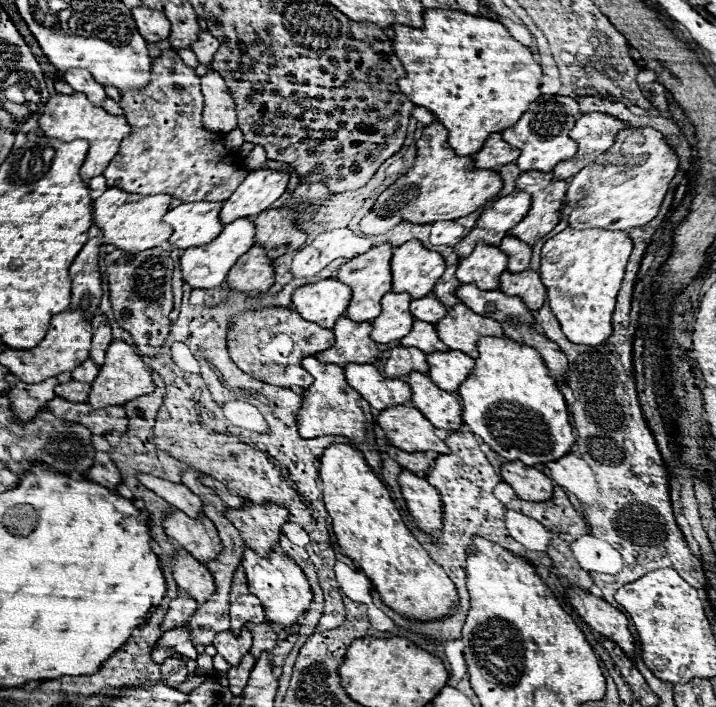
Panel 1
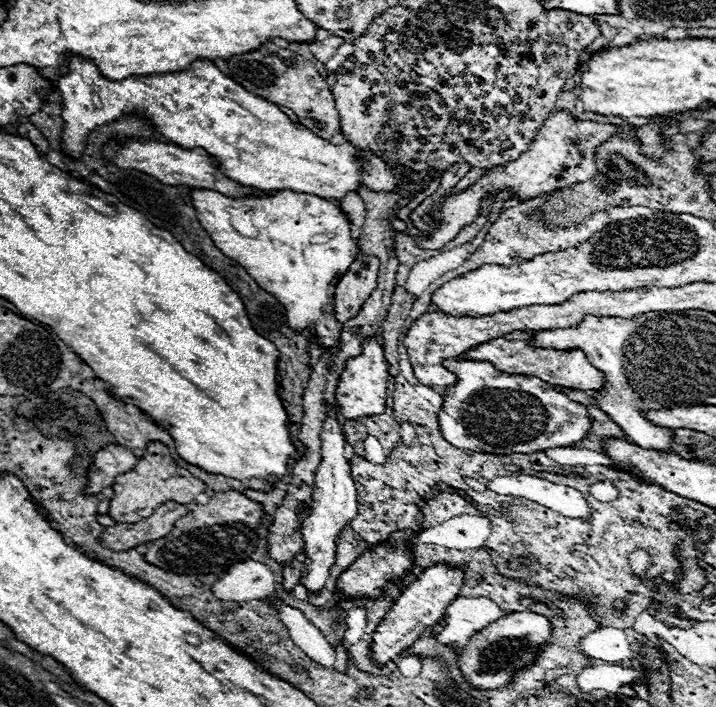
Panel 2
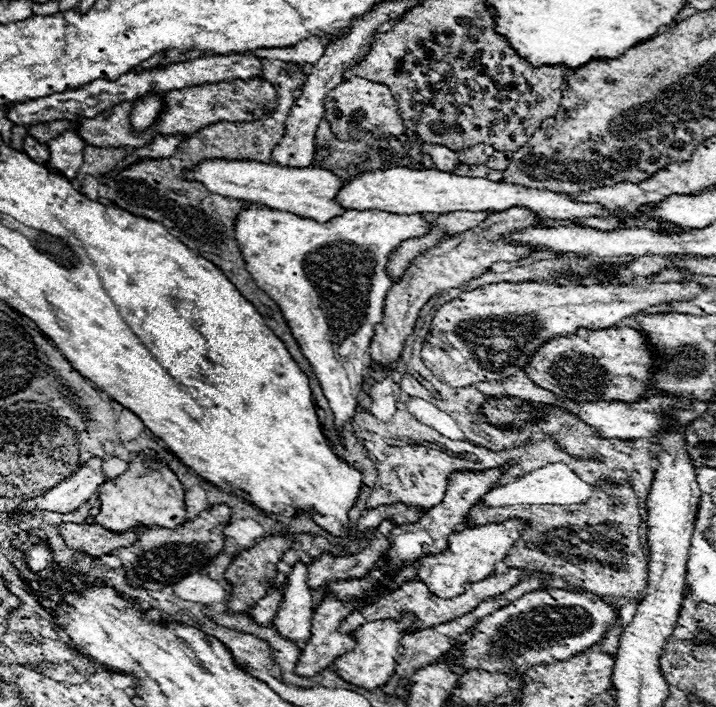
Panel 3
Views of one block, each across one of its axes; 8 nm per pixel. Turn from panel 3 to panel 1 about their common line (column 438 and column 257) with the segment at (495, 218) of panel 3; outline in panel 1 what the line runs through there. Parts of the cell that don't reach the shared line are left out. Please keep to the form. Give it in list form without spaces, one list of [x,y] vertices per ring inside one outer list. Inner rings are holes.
[[[254,244],[252,250],[232,266],[226,282],[232,292],[266,292],[274,284],[272,260],[260,244]]]

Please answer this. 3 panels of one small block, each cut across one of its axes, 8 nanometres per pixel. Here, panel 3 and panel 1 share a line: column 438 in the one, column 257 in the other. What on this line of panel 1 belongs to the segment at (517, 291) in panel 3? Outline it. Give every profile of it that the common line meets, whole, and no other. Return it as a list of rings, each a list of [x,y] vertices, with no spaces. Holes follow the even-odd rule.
[[[258,308],[258,310],[248,310],[242,314],[234,314],[232,316],[232,324],[230,330],[226,334],[226,348],[228,354],[232,358],[232,362],[246,374],[250,374],[252,378],[260,380],[260,382],[268,382],[272,386],[300,386],[300,388],[308,388],[312,384],[312,376],[302,370],[300,360],[306,356],[312,356],[316,352],[328,350],[334,344],[334,332],[332,330],[324,330],[320,326],[312,326],[312,322],[304,322],[300,318],[300,314],[296,314],[296,310],[290,308]]]

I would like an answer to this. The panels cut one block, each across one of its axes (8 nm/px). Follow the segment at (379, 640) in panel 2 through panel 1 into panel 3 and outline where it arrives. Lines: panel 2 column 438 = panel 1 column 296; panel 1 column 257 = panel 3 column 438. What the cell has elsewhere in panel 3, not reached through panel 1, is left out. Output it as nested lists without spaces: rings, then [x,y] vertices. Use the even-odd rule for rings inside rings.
[[[510,518],[508,522],[494,522],[476,528],[464,528],[452,534],[452,538],[448,540],[448,548],[442,554],[430,554],[420,558],[420,570],[414,580],[422,580],[428,586],[428,590],[440,598],[464,594],[464,586],[468,582],[478,582],[492,574],[494,566],[506,558],[508,550],[518,542],[522,532],[524,520],[520,518]]]

